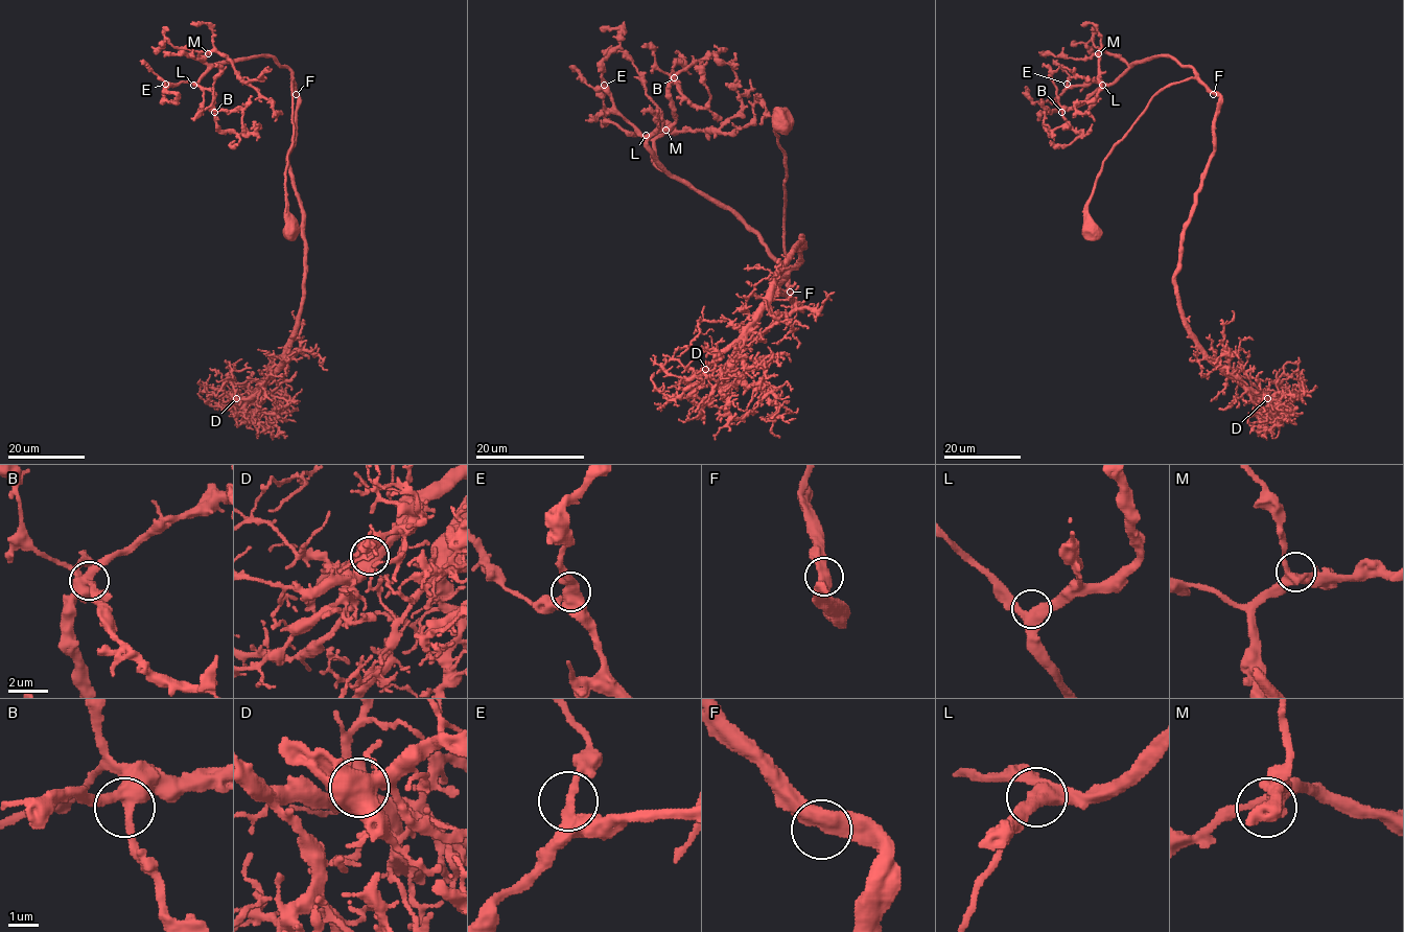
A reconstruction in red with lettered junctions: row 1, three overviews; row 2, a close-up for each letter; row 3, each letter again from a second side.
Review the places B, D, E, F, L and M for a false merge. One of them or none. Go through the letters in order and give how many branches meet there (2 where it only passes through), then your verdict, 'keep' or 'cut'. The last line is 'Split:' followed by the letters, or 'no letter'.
B: 3 branches meet; keep
D: 3 branches meet; keep
E: 2 branches meet; keep
F: 2 branches meet; keep
L: 3 branches meet; keep
M: 3 branches meet; keep
Split: no letter

